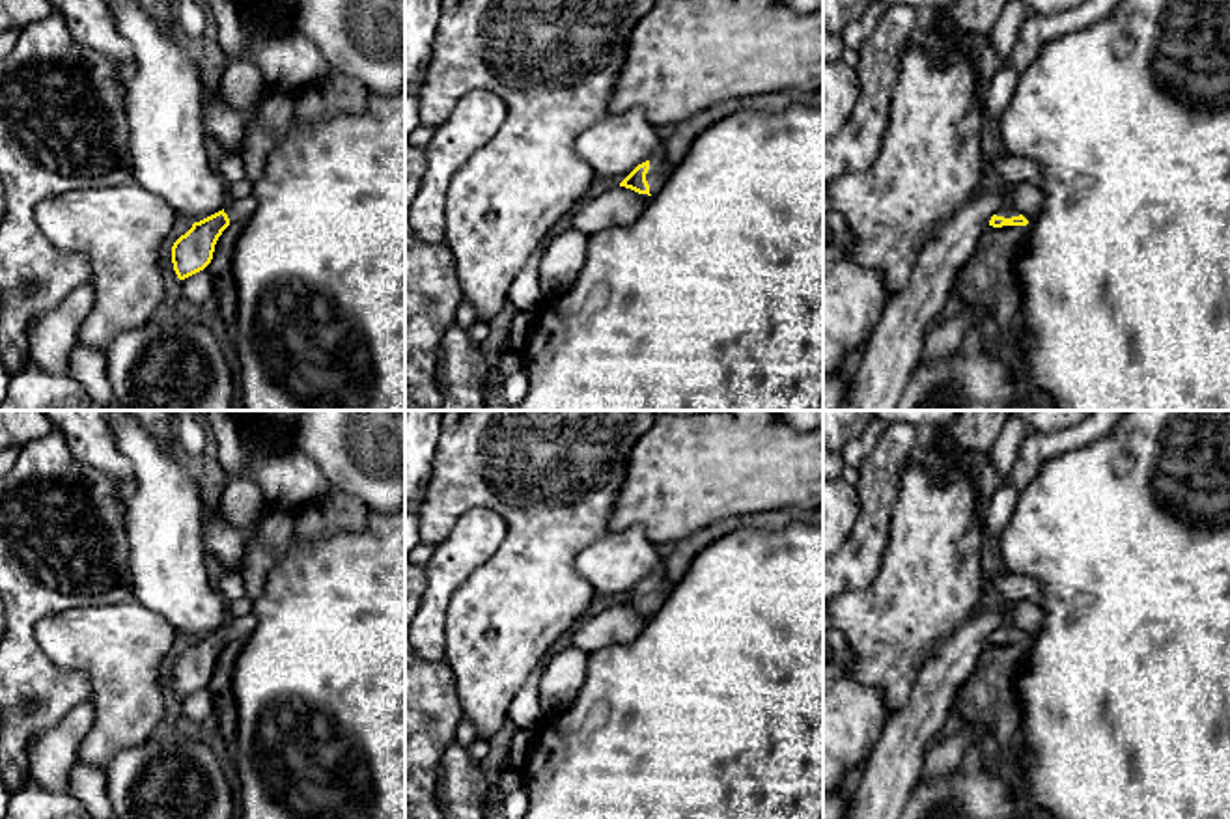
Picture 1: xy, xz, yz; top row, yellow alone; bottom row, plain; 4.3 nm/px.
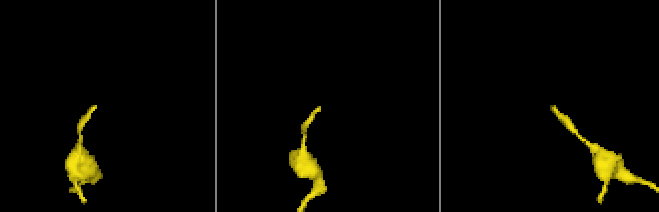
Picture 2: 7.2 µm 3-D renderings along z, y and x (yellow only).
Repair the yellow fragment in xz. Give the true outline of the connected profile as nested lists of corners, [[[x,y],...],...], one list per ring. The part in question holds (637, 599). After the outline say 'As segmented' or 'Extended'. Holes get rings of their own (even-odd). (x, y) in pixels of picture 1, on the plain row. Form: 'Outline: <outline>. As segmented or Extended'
Outline: [[[655,573],[651,578],[638,582],[622,601],[620,604],[631,606],[638,612],[653,614],[663,601],[668,597],[670,588],[674,584],[666,584],[661,573]]]. Extended

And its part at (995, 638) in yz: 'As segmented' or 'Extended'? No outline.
Extended

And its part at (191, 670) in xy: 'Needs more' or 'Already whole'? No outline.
Needs more

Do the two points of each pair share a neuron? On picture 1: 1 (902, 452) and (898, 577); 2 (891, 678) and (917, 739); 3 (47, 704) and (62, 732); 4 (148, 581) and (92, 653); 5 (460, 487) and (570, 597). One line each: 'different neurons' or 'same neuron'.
1: different neurons
2: different neurons
3: different neurons
4: different neurons
5: same neuron

